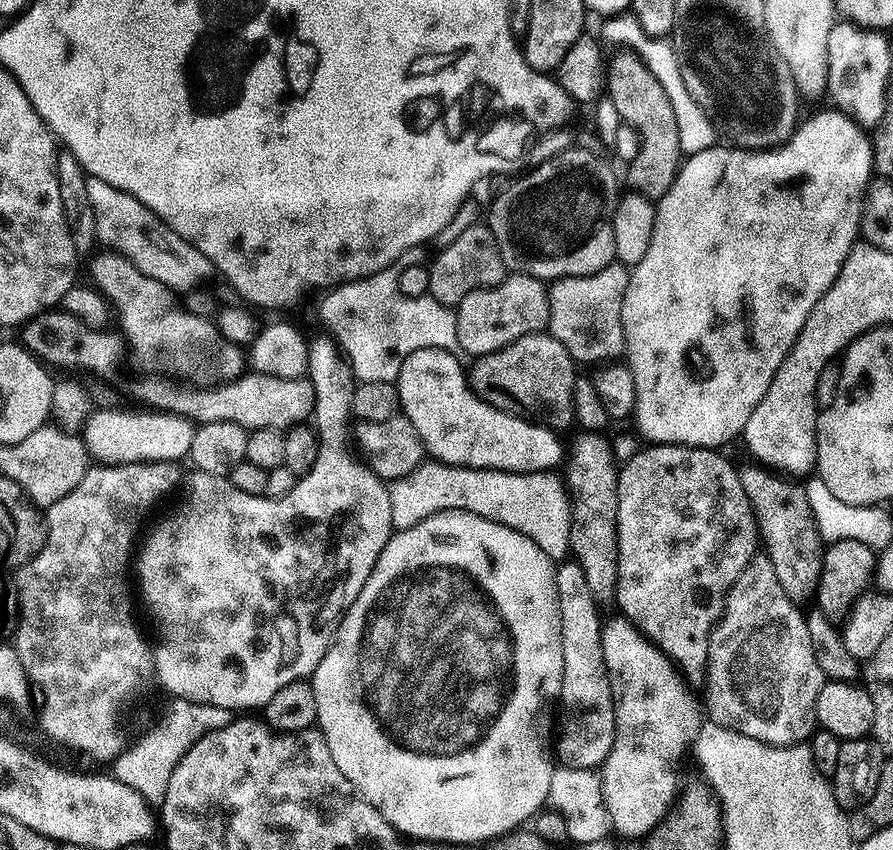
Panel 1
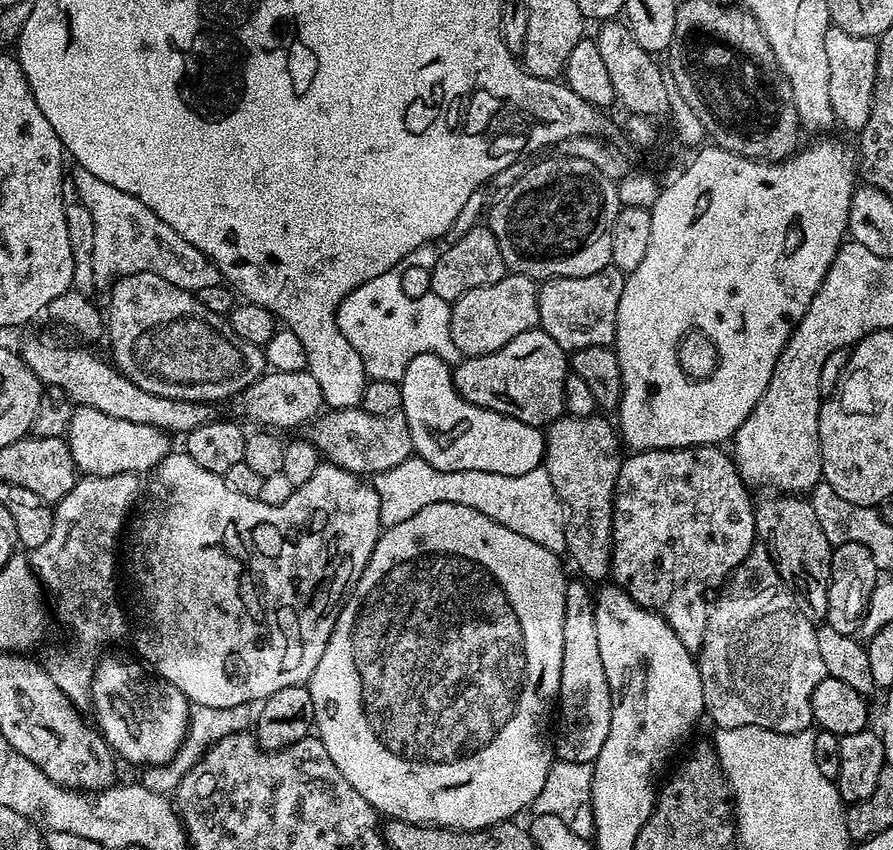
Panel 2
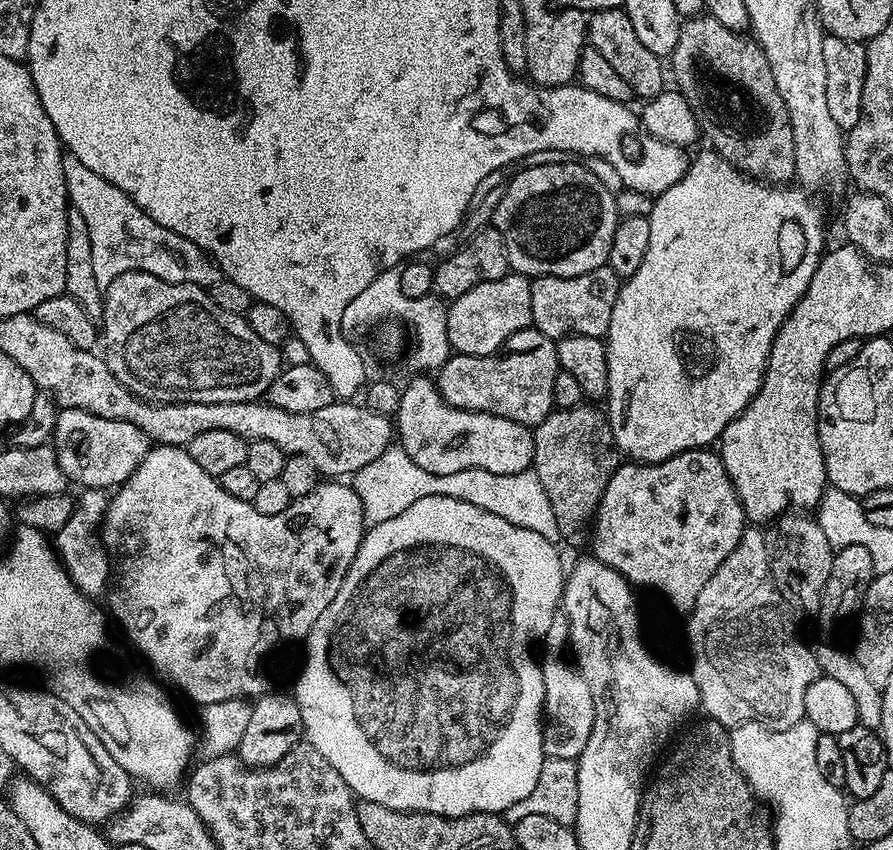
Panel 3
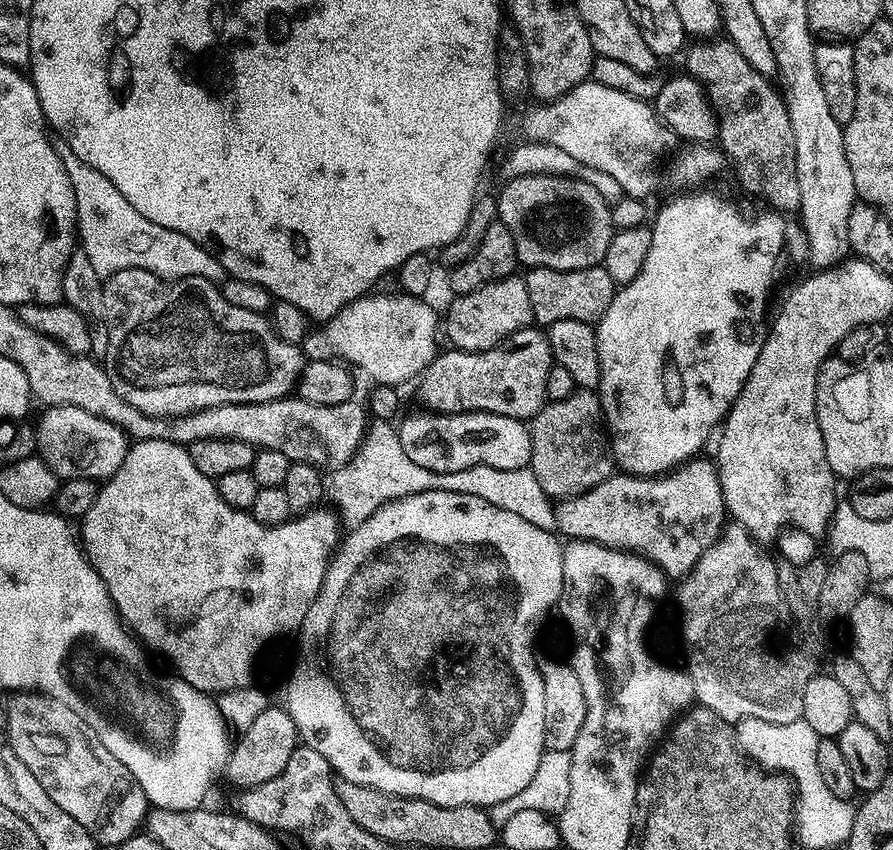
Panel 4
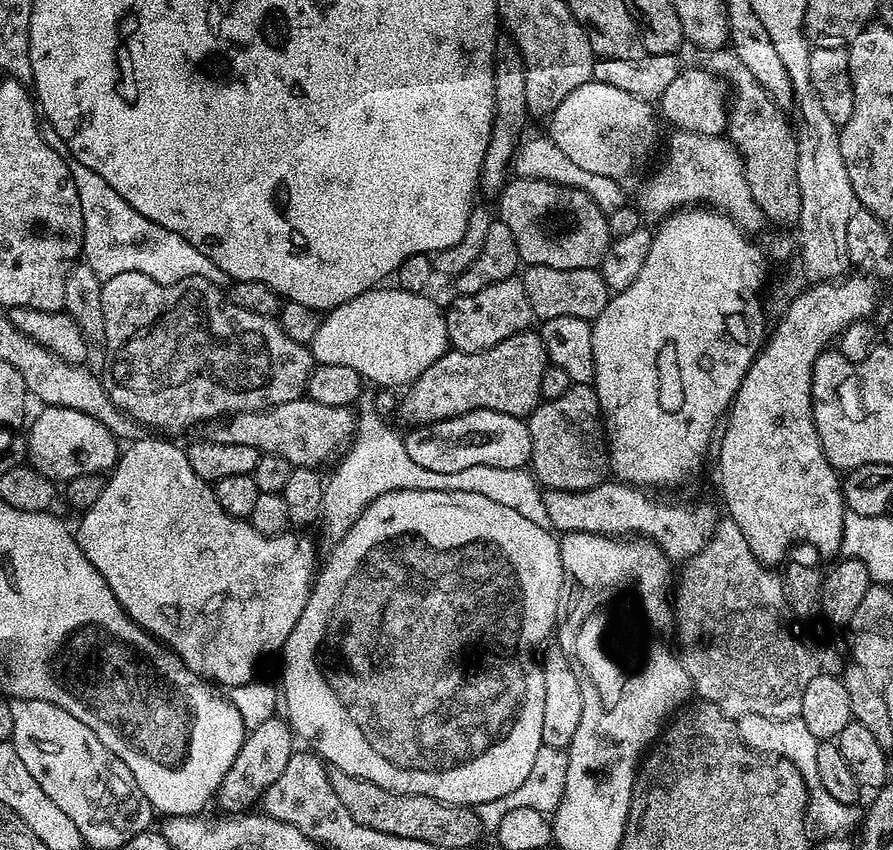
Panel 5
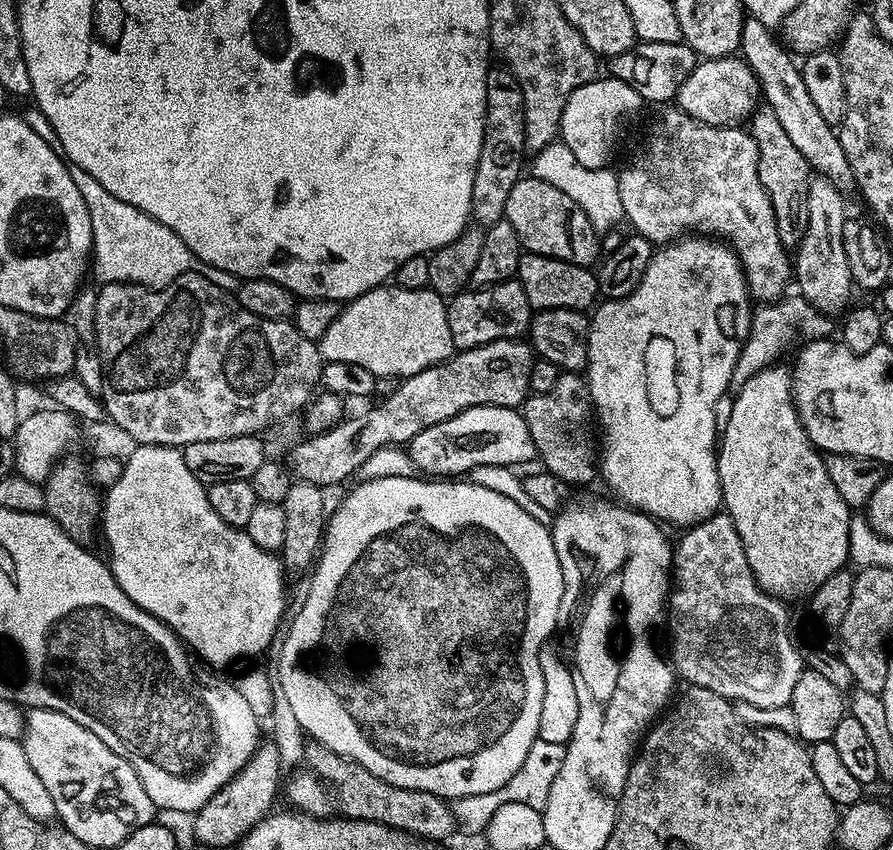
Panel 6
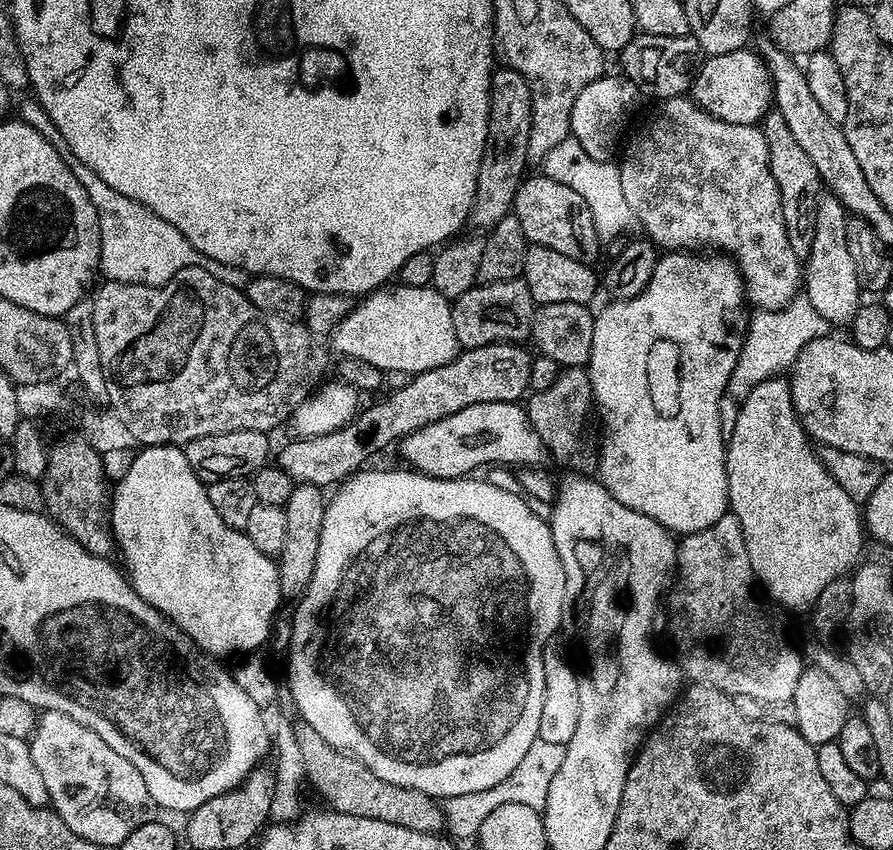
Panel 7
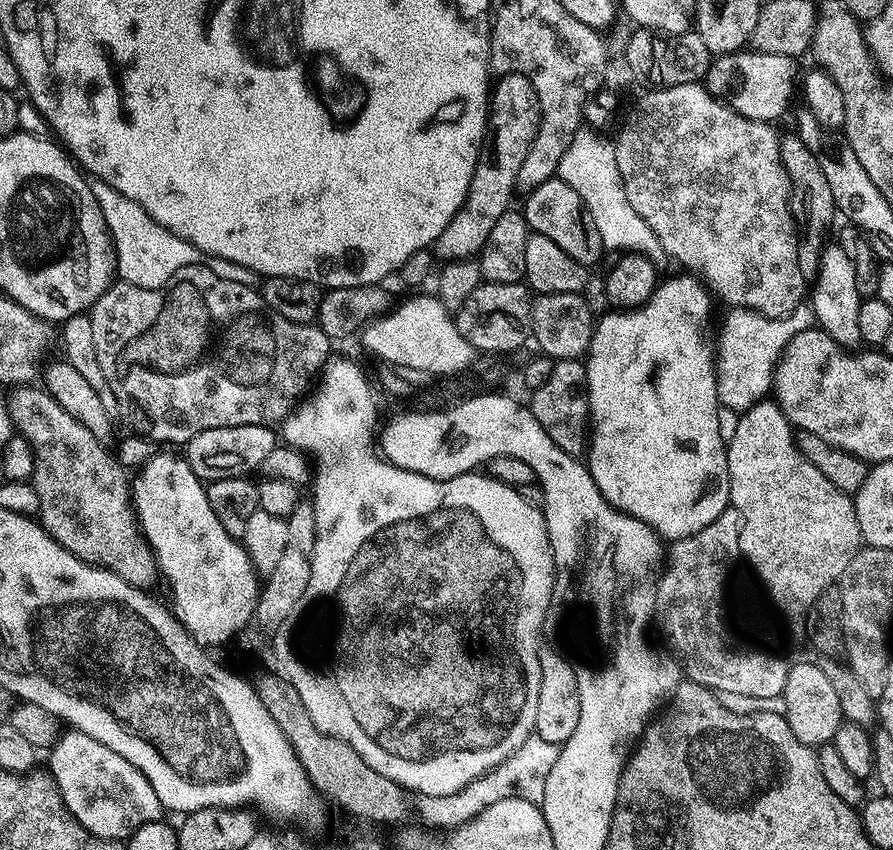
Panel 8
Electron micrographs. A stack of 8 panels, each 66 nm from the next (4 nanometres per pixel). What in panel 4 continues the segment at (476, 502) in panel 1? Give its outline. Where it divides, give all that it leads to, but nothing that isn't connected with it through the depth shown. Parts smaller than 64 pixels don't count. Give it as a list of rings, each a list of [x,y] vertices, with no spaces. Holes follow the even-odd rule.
[[[376,420],[369,427],[354,458],[330,476],[330,498],[332,496],[336,503],[344,507],[342,520],[349,529],[366,522],[366,518],[373,516],[384,504],[430,490],[474,494],[474,498],[483,498],[490,502],[490,506],[511,510],[513,514],[526,518],[526,522],[539,526],[542,530],[556,532],[556,510],[553,501],[542,490],[542,486],[538,486],[538,478],[534,478],[531,467],[498,470],[494,466],[470,466],[466,470],[453,472],[426,470],[426,466],[418,466],[418,462],[413,462],[407,456],[406,450],[402,450],[399,431],[386,420]]]

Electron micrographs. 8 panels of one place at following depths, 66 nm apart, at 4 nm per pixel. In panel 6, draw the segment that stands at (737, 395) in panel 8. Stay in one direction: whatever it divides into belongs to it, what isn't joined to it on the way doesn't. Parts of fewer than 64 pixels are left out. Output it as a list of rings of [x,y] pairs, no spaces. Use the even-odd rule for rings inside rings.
[[[799,292],[786,294],[781,300],[771,304],[759,305],[752,316],[751,330],[748,332],[747,342],[740,352],[739,362],[734,368],[732,384],[742,387],[764,368],[771,367],[793,342],[798,330],[810,330],[811,339],[829,339],[835,332],[829,315],[818,311]]]

